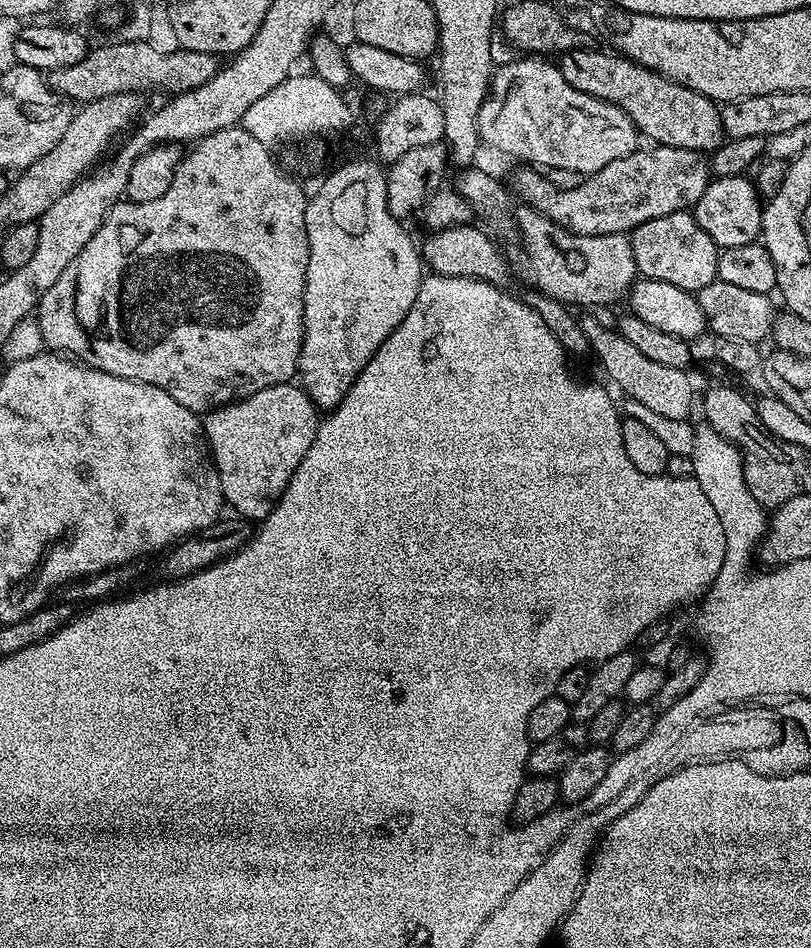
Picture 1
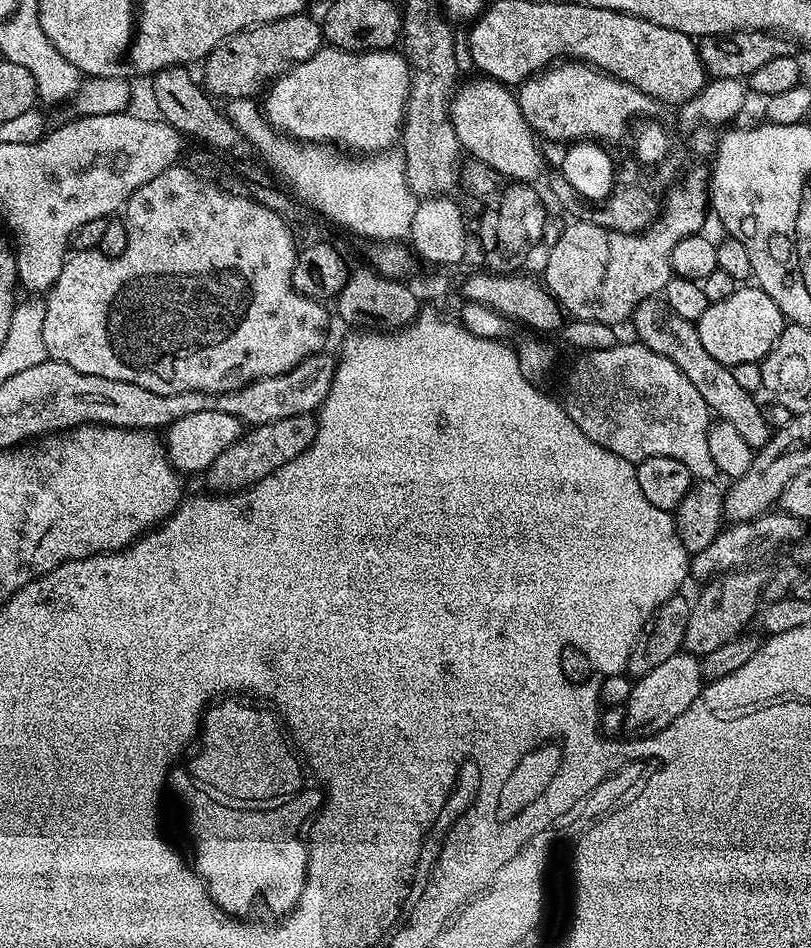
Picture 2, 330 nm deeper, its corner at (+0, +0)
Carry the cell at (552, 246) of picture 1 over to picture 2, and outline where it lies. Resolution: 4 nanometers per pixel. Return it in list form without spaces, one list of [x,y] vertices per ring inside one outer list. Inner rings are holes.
[[[653,298],[643,300],[636,307],[636,313],[632,315],[631,327],[636,327],[635,339],[639,343],[645,344],[654,354],[662,354],[662,358],[670,358],[674,366],[678,366],[694,382],[694,390],[702,394],[702,398],[708,403],[709,409],[721,419],[733,419],[745,415],[751,406],[752,392],[742,390],[738,386],[731,367],[723,365],[717,359],[712,358],[702,346],[698,336],[696,324],[686,318],[681,318],[679,314],[674,314],[670,306],[663,298]]]

